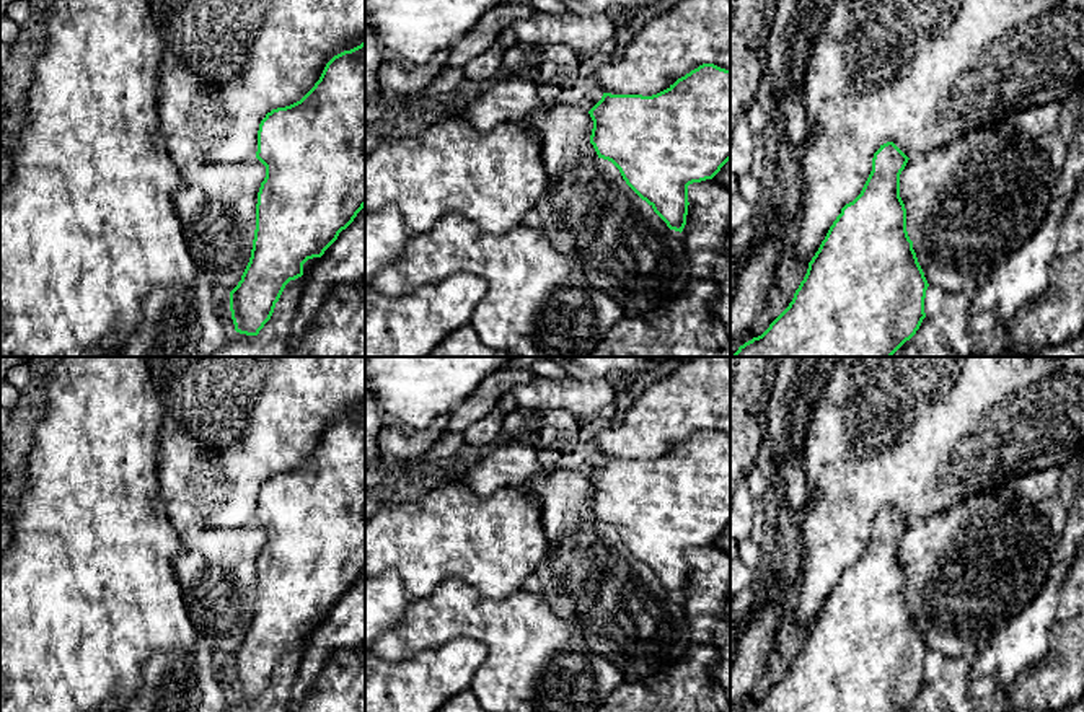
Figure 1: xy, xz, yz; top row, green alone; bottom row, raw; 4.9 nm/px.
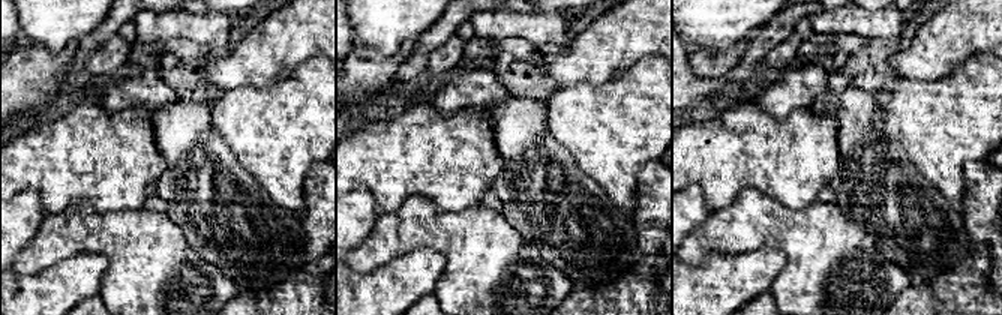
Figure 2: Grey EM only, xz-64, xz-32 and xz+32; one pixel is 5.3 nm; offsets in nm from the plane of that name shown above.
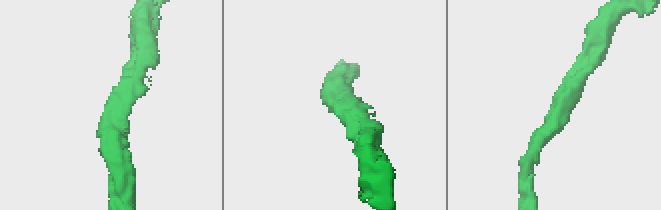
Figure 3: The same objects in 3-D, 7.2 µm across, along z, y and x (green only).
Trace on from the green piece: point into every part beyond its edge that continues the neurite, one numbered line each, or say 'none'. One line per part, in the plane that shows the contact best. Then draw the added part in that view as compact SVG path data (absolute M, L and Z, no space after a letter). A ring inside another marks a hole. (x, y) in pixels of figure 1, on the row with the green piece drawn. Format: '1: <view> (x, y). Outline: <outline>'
1: xz (590, 214). Outline: M567 104L546 106L522 119L541 135L548 187L535 209L553 246L582 266L588 283L611 297L624 316L637 318L668 305L694 283L694 267L680 231L670 230L590 143L593 121Z

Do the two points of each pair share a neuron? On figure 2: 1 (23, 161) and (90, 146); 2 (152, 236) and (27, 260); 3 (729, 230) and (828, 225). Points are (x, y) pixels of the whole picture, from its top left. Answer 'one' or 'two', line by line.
1: one
2: one
3: one

